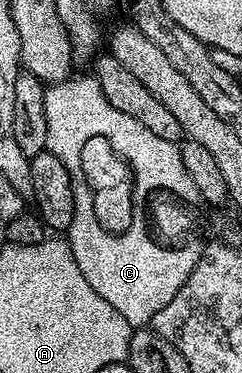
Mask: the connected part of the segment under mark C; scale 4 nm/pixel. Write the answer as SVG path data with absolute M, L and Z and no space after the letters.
M90 74L79 80L71 78L49 85L44 94L44 116L48 118L46 151L56 154L56 158L68 166L72 178L72 199L76 202L76 210L72 214L68 239L76 266L88 278L93 290L130 324L149 325L156 314L176 298L180 286L188 282L188 274L192 274L197 266L194 252L162 252L162 248L154 248L138 228L134 228L130 236L102 236L102 228L98 228L94 216L90 216L90 196L86 196L86 184L82 184L78 154L91 147L90 140L102 140L101 151L125 154L134 160L134 168L138 168L138 188L154 188L154 184L158 184L158 188L174 188L174 192L182 192L182 196L194 196L196 182L192 182L192 174L186 169L181 147L164 142L164 138L156 138L148 126L140 126L136 118L128 118L128 114L116 110Z

